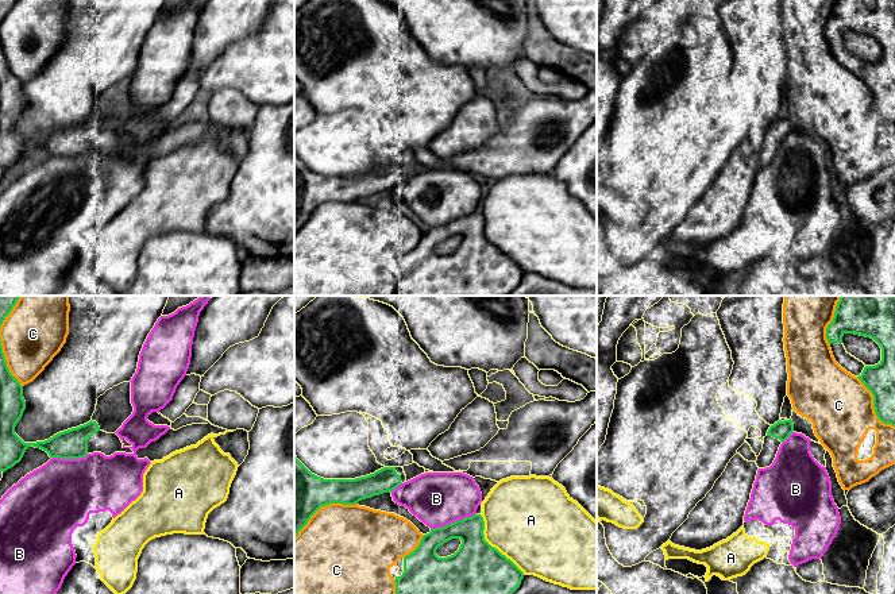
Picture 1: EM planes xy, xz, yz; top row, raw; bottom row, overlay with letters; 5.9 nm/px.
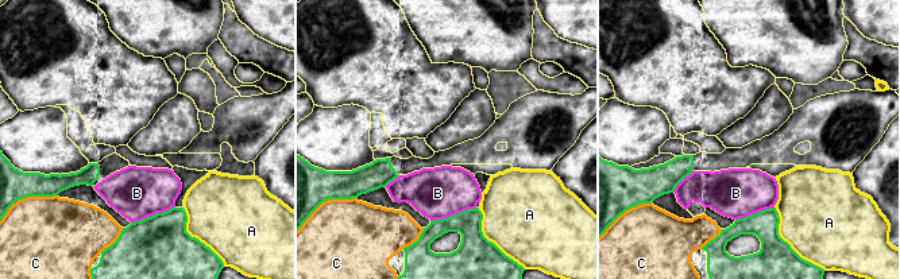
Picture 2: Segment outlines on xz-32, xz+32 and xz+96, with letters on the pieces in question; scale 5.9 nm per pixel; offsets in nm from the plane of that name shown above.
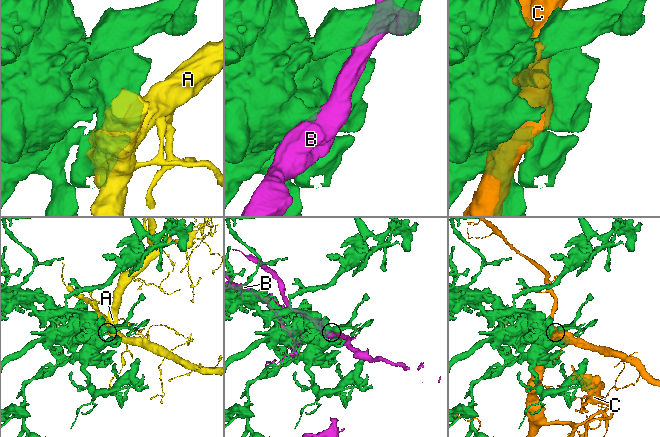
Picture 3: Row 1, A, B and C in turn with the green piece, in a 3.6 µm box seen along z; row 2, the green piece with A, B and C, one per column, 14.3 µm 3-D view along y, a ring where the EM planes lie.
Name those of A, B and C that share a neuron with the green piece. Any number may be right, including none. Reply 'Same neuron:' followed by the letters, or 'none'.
Same neuron: none

